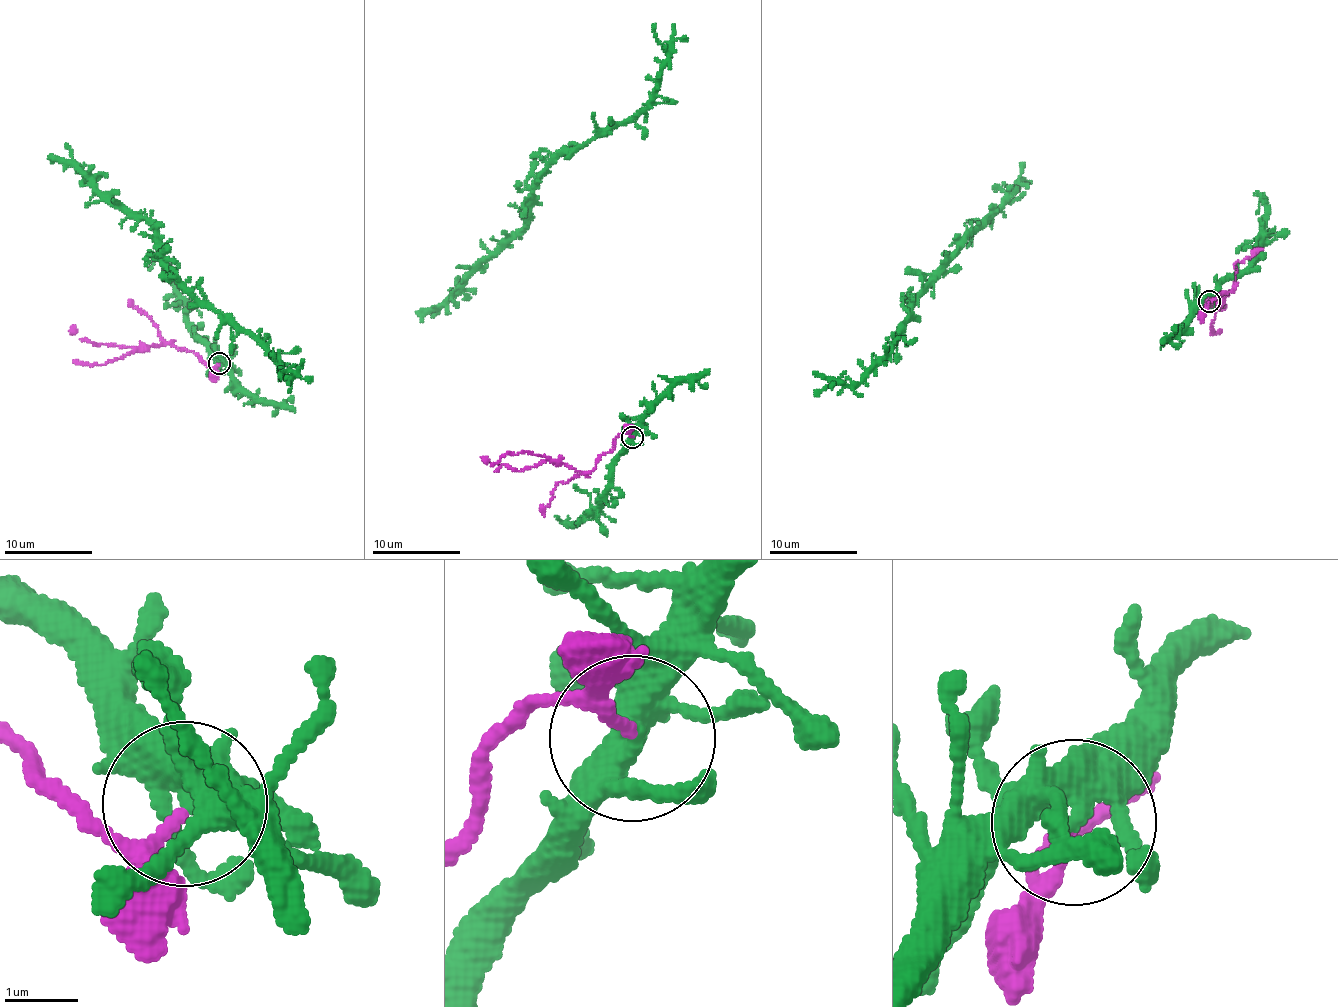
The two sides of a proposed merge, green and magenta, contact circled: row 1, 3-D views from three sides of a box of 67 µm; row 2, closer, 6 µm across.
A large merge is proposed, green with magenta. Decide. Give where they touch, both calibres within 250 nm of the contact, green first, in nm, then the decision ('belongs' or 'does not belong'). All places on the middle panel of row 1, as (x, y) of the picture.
at (632, 437); 360 nm thick on the green side, 120 nm on the other; does not belong

